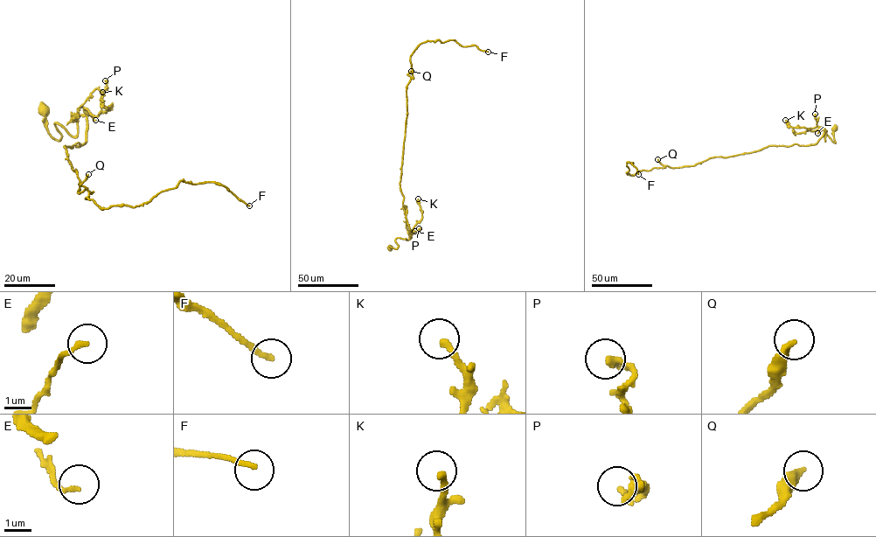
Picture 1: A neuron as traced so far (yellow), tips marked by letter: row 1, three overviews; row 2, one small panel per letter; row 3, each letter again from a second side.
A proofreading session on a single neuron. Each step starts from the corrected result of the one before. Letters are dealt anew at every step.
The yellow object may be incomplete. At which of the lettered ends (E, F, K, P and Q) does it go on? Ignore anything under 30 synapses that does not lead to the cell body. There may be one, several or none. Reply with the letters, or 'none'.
F, Q

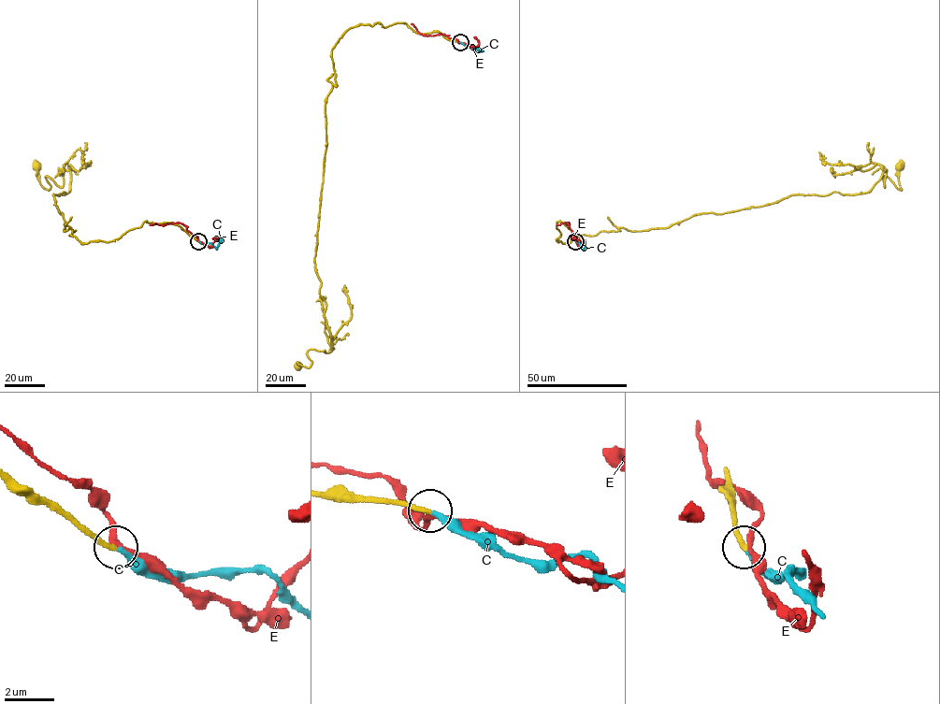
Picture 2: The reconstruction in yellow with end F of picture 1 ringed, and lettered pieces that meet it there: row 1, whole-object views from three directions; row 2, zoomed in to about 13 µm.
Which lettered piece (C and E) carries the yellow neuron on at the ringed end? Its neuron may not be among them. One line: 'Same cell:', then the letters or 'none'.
Same cell: C

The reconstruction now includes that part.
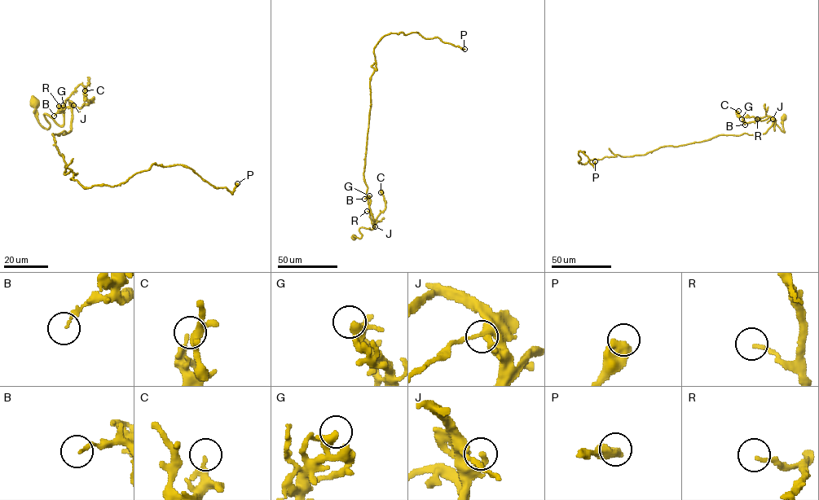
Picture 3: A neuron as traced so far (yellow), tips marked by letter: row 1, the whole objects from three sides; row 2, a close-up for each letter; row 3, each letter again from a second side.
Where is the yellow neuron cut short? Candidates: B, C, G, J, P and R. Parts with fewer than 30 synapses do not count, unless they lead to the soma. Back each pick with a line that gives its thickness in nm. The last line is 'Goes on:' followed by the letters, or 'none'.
Goes on: none

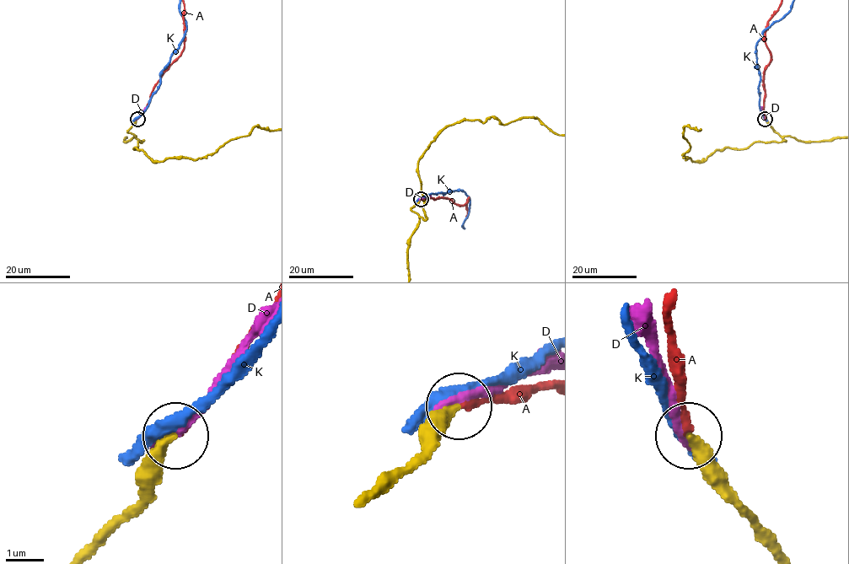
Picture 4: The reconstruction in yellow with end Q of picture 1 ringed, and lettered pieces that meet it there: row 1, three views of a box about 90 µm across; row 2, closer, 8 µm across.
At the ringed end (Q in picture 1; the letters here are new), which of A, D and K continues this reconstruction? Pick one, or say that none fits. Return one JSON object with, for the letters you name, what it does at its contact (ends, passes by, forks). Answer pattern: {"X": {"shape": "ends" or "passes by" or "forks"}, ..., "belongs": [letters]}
{"A": {"shape": "ends"}, "belongs": ["A"]}

